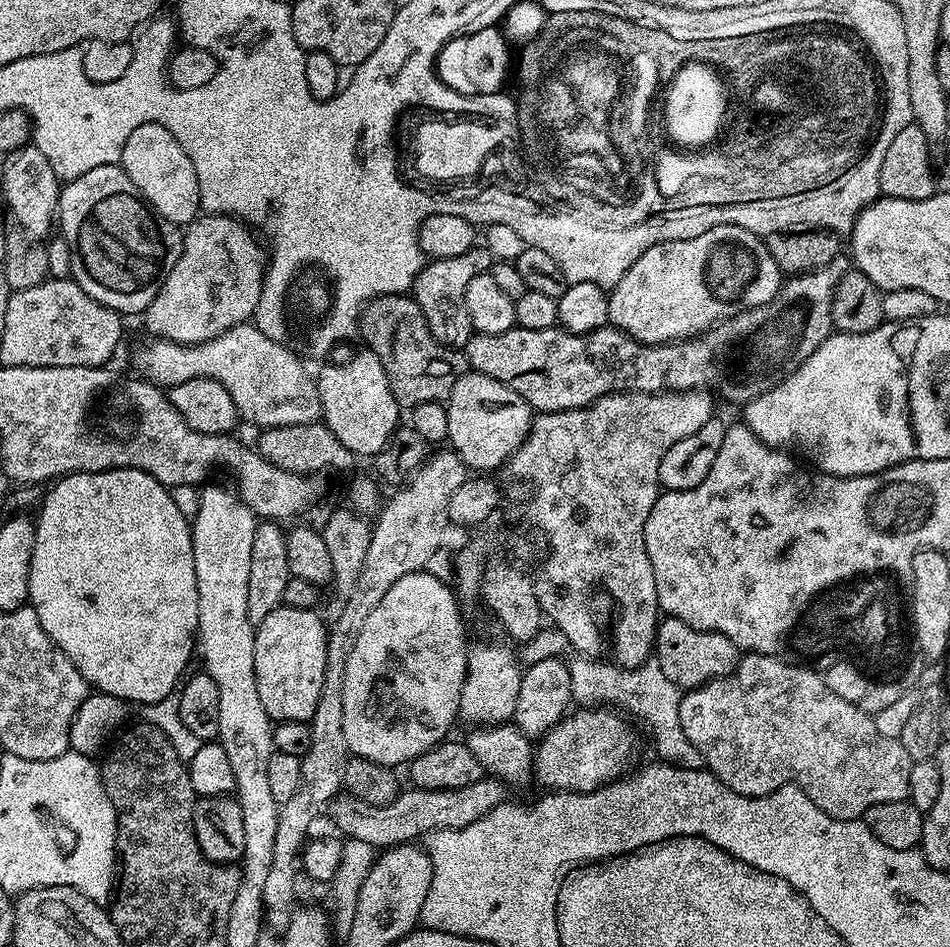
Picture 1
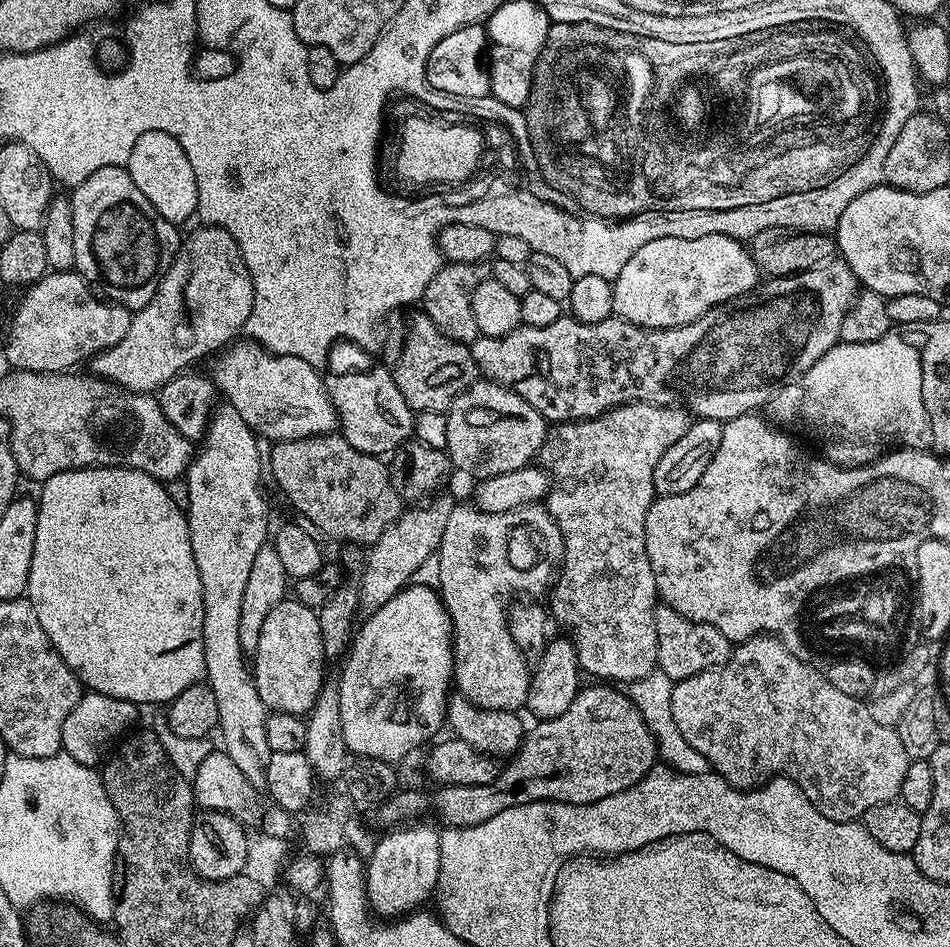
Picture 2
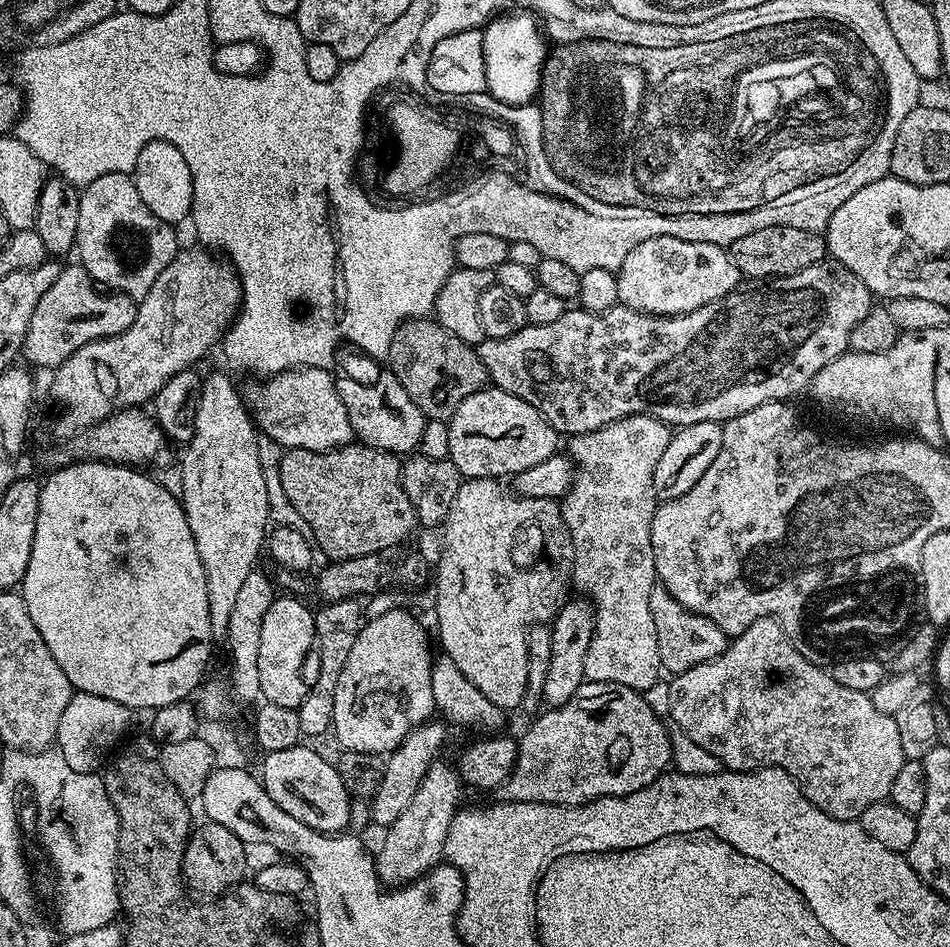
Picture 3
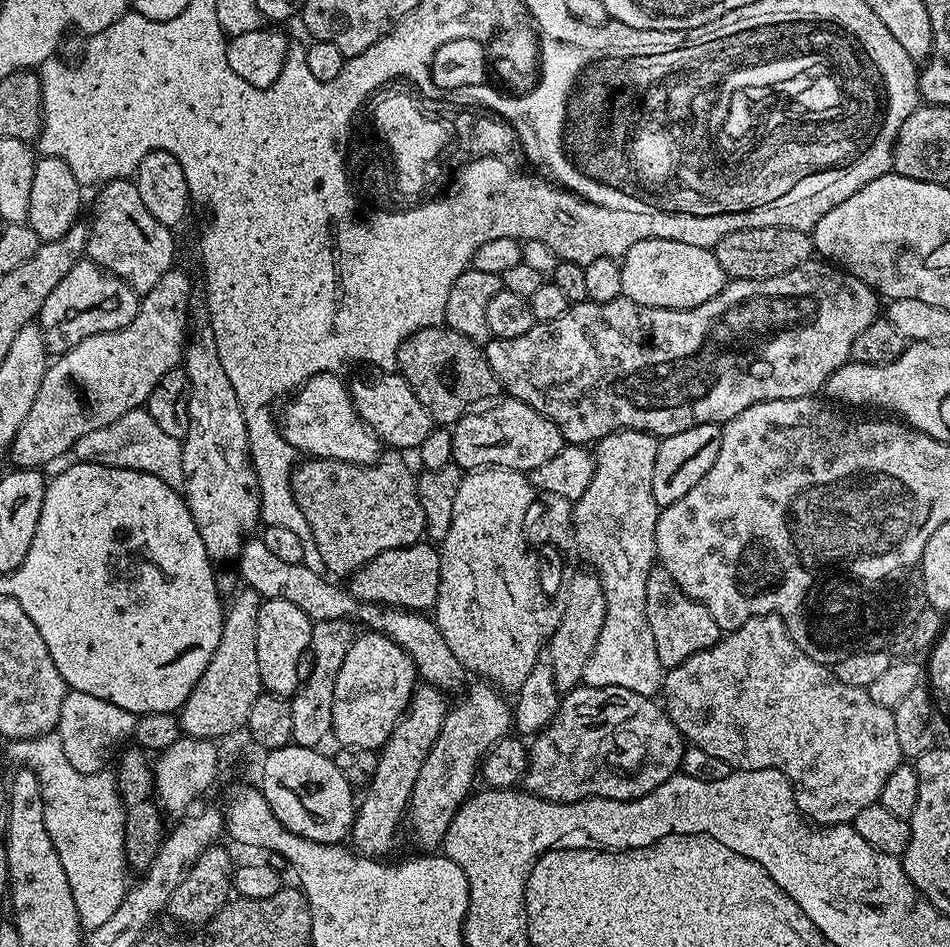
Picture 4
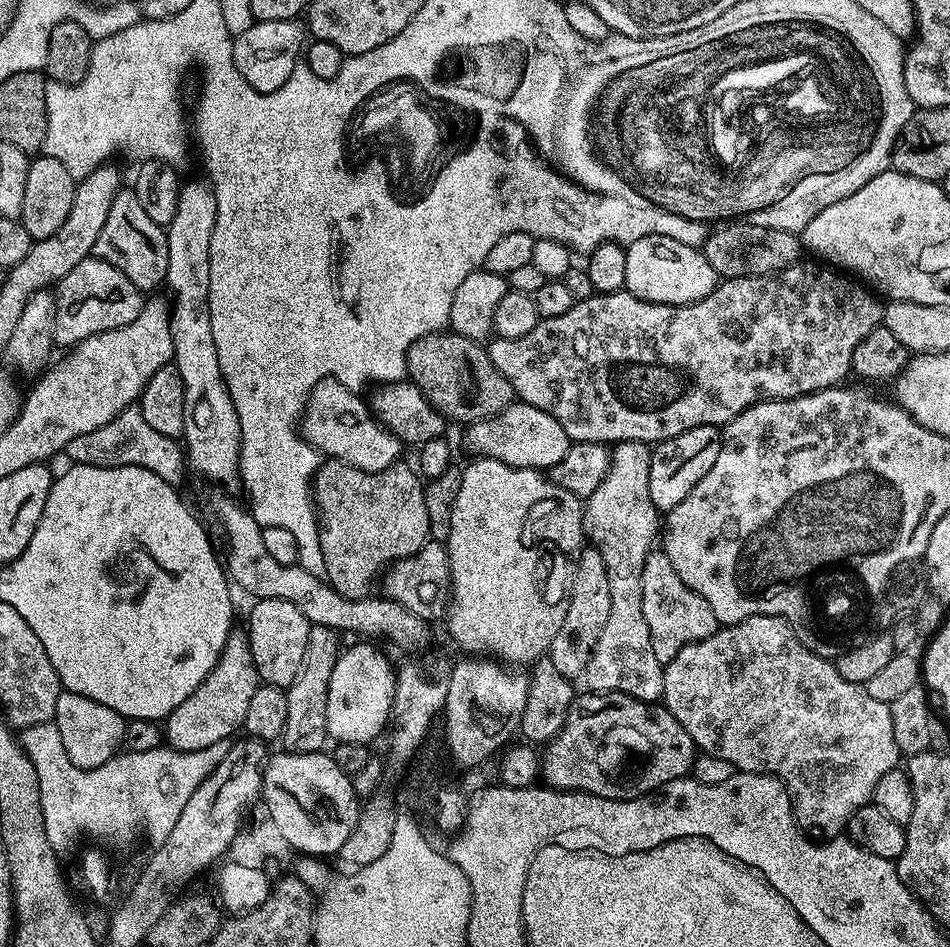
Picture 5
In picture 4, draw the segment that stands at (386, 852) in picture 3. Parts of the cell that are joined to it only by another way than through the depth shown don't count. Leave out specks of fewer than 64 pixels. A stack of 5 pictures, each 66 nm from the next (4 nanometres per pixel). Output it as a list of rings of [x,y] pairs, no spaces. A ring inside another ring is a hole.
[[[472,683],[467,685],[466,691],[459,697],[461,700],[449,707],[442,722],[442,730],[438,730],[438,738],[426,762],[422,762],[422,770],[418,770],[418,782],[414,782],[412,796],[408,799],[406,824],[412,827],[413,838],[424,850],[436,850],[443,845],[444,835],[454,814],[473,791],[472,779],[475,776],[477,779],[484,755],[514,728],[513,705],[509,701],[507,704],[504,701],[507,699],[491,684]]]

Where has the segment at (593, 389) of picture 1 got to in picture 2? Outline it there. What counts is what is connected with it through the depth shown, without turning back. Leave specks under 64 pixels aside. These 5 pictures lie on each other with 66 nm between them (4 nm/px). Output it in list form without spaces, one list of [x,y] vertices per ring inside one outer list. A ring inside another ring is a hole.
[[[833,258],[827,264],[820,264],[816,268],[807,268],[804,272],[795,272],[793,276],[778,276],[768,278],[763,281],[755,290],[748,293],[747,296],[740,296],[736,300],[728,300],[724,304],[714,306],[689,324],[674,326],[673,328],[643,328],[637,324],[632,324],[628,320],[621,320],[619,316],[612,315],[610,319],[602,322],[587,324],[576,319],[571,314],[565,314],[558,318],[558,322],[553,322],[551,326],[521,326],[510,330],[510,334],[501,336],[477,336],[475,342],[470,346],[470,351],[474,362],[476,363],[477,373],[483,379],[492,380],[504,388],[509,388],[512,392],[517,392],[538,414],[544,416],[545,421],[564,424],[568,420],[589,420],[595,416],[601,416],[603,412],[609,412],[611,408],[617,408],[623,404],[637,404],[638,401],[647,404],[670,404],[673,406],[683,406],[693,417],[702,420],[719,420],[721,422],[730,418],[738,418],[747,412],[756,412],[760,407],[767,405],[771,401],[772,395],[783,388],[789,380],[796,380],[826,350],[830,350],[835,344],[841,343],[840,331],[842,322],[846,314],[852,309],[852,304],[858,295],[858,281],[856,276],[850,270],[850,266],[842,258]]]

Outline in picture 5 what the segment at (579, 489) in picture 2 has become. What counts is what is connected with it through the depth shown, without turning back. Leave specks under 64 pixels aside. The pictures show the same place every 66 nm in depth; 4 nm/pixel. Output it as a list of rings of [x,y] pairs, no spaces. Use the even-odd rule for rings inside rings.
[[[624,440],[611,449],[612,465],[602,486],[594,490],[583,501],[584,534],[591,547],[597,548],[606,562],[606,570],[610,578],[610,618],[606,618],[606,626],[602,630],[602,638],[598,638],[598,646],[594,646],[594,654],[586,666],[582,680],[586,682],[590,692],[621,692],[635,700],[656,702],[663,697],[664,665],[654,658],[654,646],[650,646],[650,629],[646,626],[646,617],[642,615],[642,566],[646,566],[646,558],[654,550],[658,533],[662,528],[662,520],[658,515],[654,502],[650,498],[650,462],[652,448],[642,442]]]

